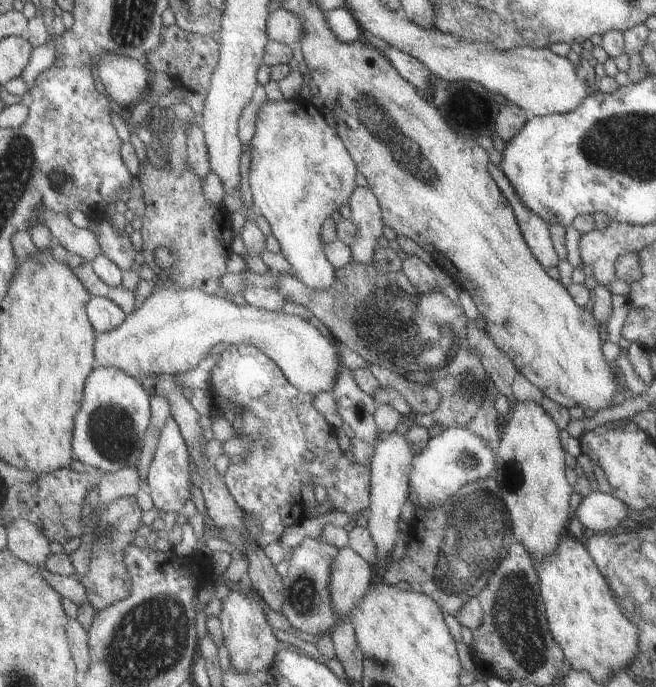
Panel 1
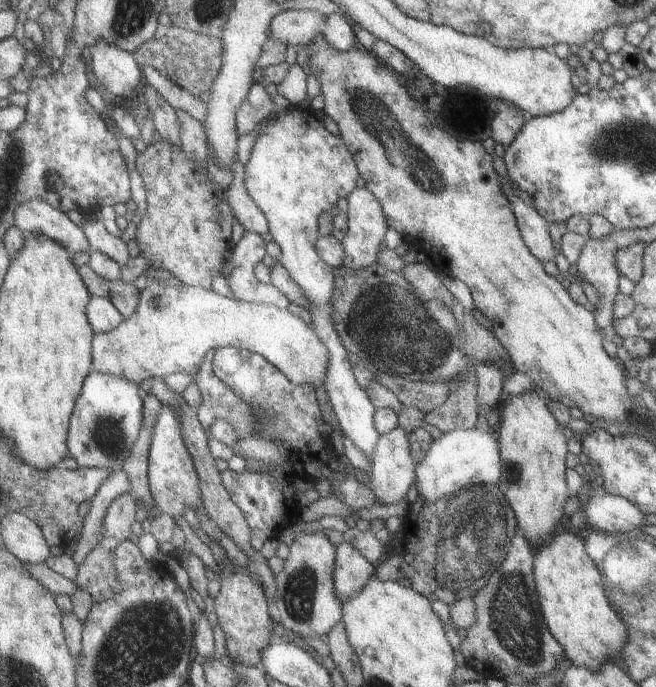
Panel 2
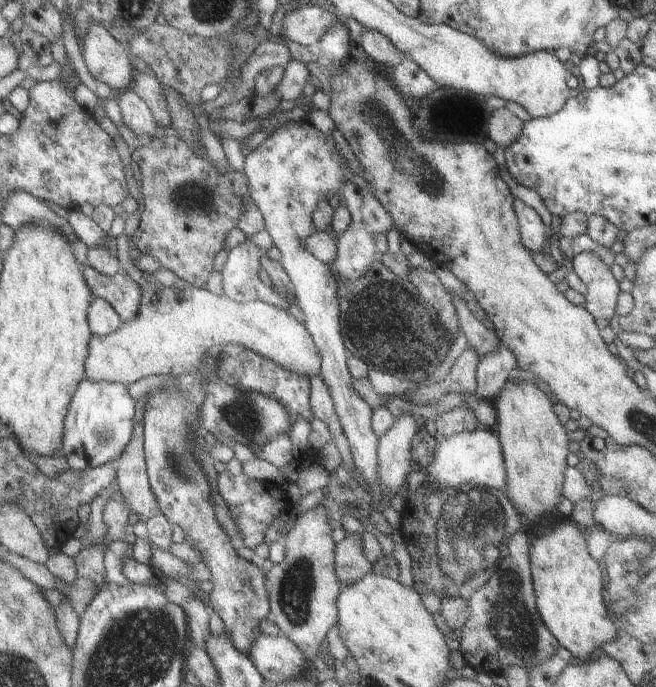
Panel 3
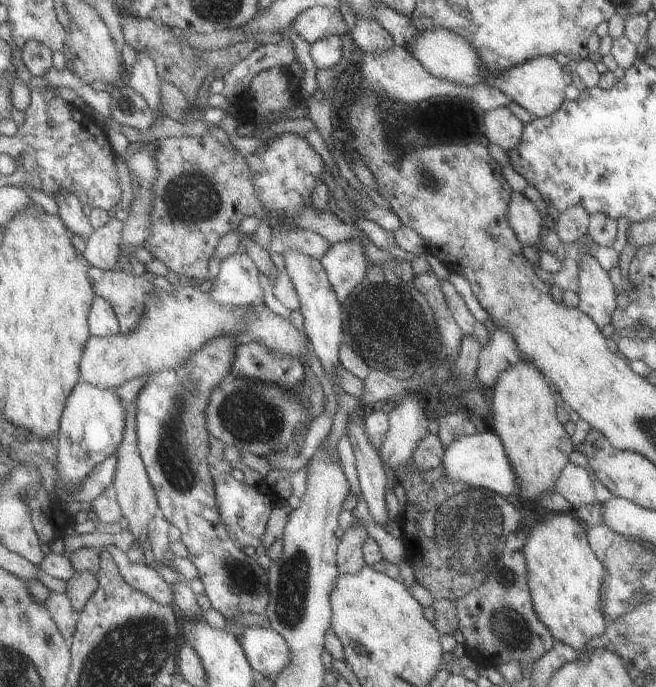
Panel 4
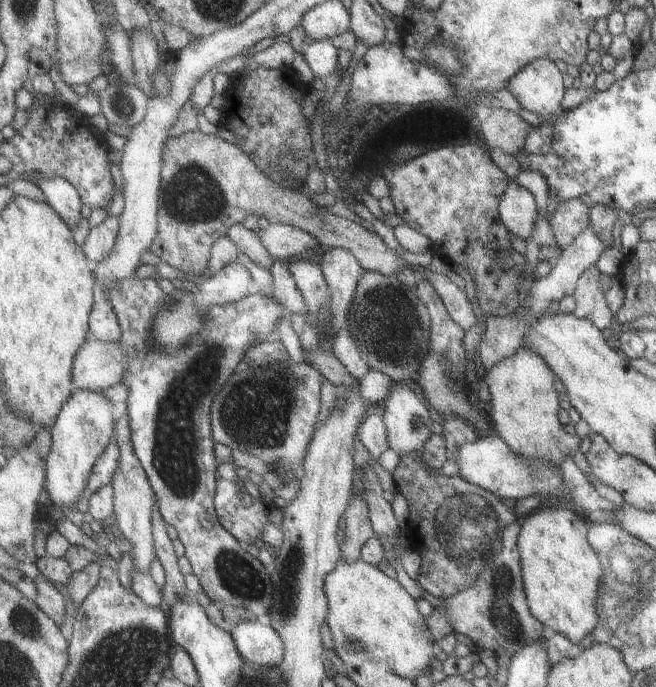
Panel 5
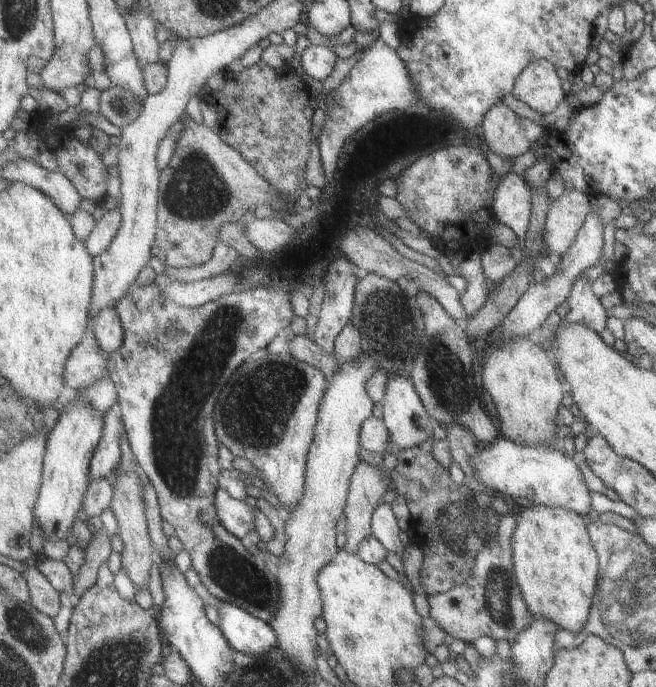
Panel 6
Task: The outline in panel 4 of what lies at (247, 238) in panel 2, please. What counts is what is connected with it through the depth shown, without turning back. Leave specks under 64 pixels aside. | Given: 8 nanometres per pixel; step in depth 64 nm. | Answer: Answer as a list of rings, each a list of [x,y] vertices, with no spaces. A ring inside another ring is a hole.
[[[236,252],[221,264],[208,292],[210,300],[219,305],[245,307],[261,302],[263,292],[259,284],[257,264],[245,253]]]

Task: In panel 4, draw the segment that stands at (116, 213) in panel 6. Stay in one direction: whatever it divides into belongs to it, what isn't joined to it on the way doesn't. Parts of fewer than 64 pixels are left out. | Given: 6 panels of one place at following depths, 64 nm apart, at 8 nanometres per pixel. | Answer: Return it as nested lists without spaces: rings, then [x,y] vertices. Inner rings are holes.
[[[122,217],[109,219],[106,224],[94,230],[86,240],[83,252],[87,263],[103,271],[113,271],[119,264],[120,243],[124,222]]]

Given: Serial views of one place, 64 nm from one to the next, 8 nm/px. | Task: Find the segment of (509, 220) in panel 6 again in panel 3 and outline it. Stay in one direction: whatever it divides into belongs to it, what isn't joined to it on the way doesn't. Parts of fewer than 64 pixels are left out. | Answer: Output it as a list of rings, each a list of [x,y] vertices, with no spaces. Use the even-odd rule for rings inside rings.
[[[513,198],[512,210],[518,229],[521,245],[529,252],[537,251],[543,246],[544,226],[535,210],[525,206],[521,200]]]

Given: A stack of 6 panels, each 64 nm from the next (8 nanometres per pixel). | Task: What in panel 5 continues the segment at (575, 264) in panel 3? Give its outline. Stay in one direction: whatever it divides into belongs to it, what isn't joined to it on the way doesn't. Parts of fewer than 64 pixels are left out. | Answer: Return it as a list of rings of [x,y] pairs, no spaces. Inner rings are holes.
[[[595,266],[587,268],[576,281],[572,291],[575,308],[571,313],[577,319],[589,320],[599,331],[610,328],[611,312],[604,301],[605,291],[597,288],[600,273]]]

